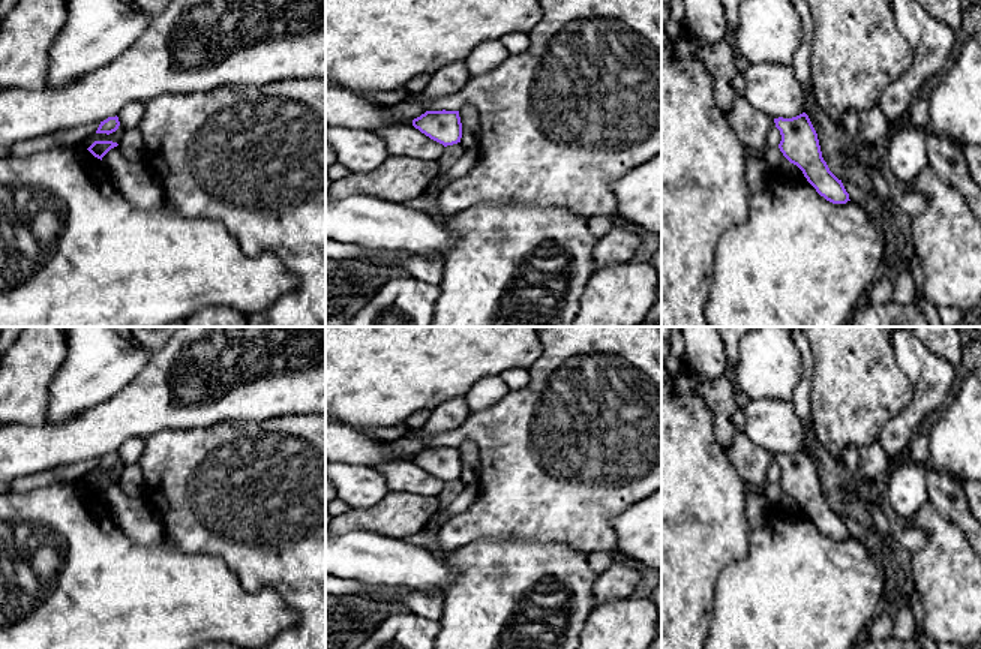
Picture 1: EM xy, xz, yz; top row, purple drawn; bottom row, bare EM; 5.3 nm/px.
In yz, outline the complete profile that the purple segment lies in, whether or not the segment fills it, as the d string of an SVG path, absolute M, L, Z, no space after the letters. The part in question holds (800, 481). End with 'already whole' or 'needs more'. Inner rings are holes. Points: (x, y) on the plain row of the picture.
M806 448L792 454L774 454L780 466L783 492L796 501L816 528L832 540L846 540L849 529L822 493L818 469Z; already whole

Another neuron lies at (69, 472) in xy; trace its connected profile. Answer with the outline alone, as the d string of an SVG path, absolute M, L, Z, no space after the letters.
M100 459L82 460L72 465L64 465L46 472L26 475L10 483L10 490L16 493L30 492L62 481L74 483L80 475L96 469Z

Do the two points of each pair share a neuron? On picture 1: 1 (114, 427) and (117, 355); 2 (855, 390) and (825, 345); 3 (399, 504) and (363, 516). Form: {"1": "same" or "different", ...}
{"1": "different", "2": "same", "3": "same"}

